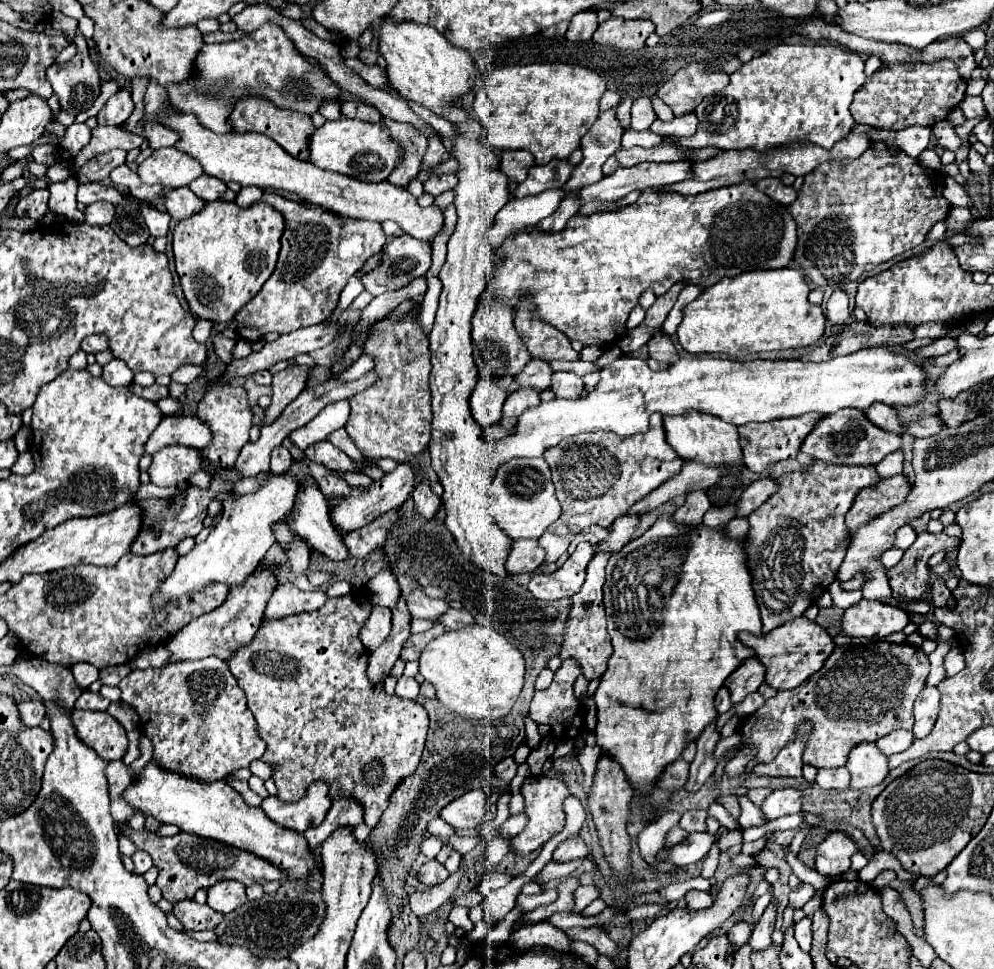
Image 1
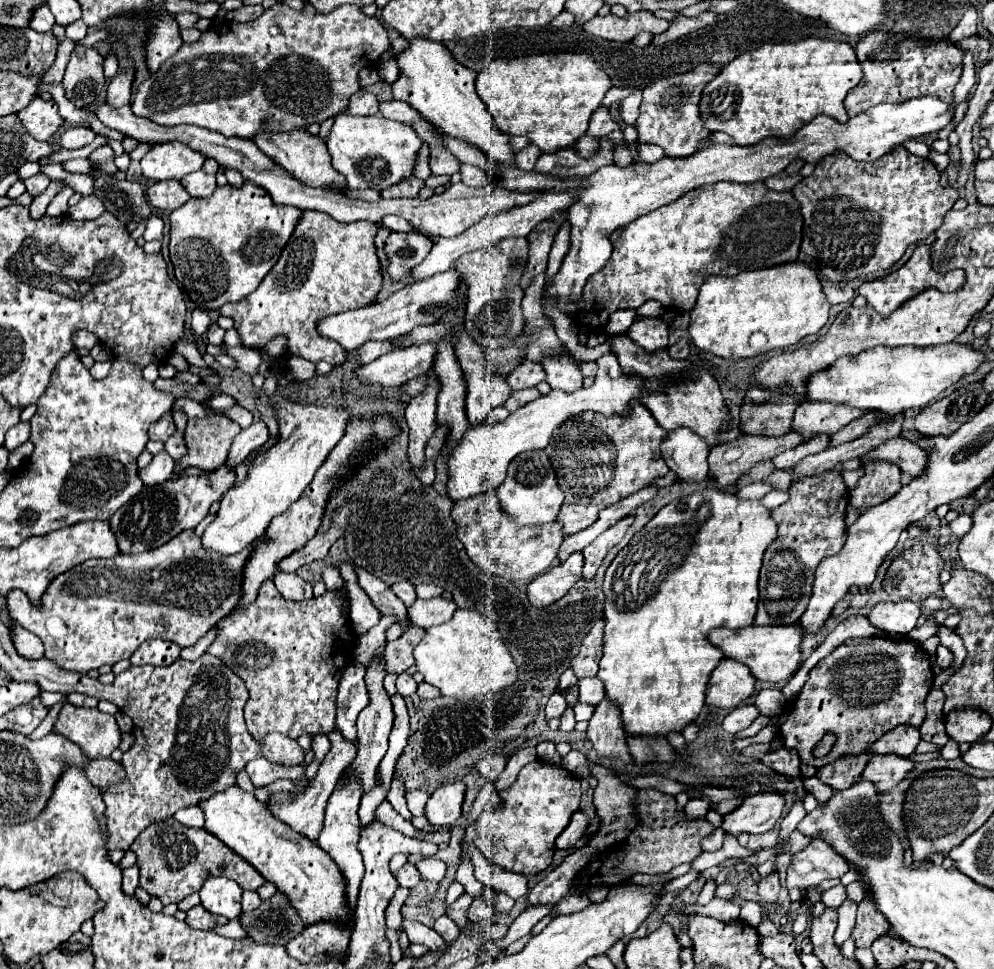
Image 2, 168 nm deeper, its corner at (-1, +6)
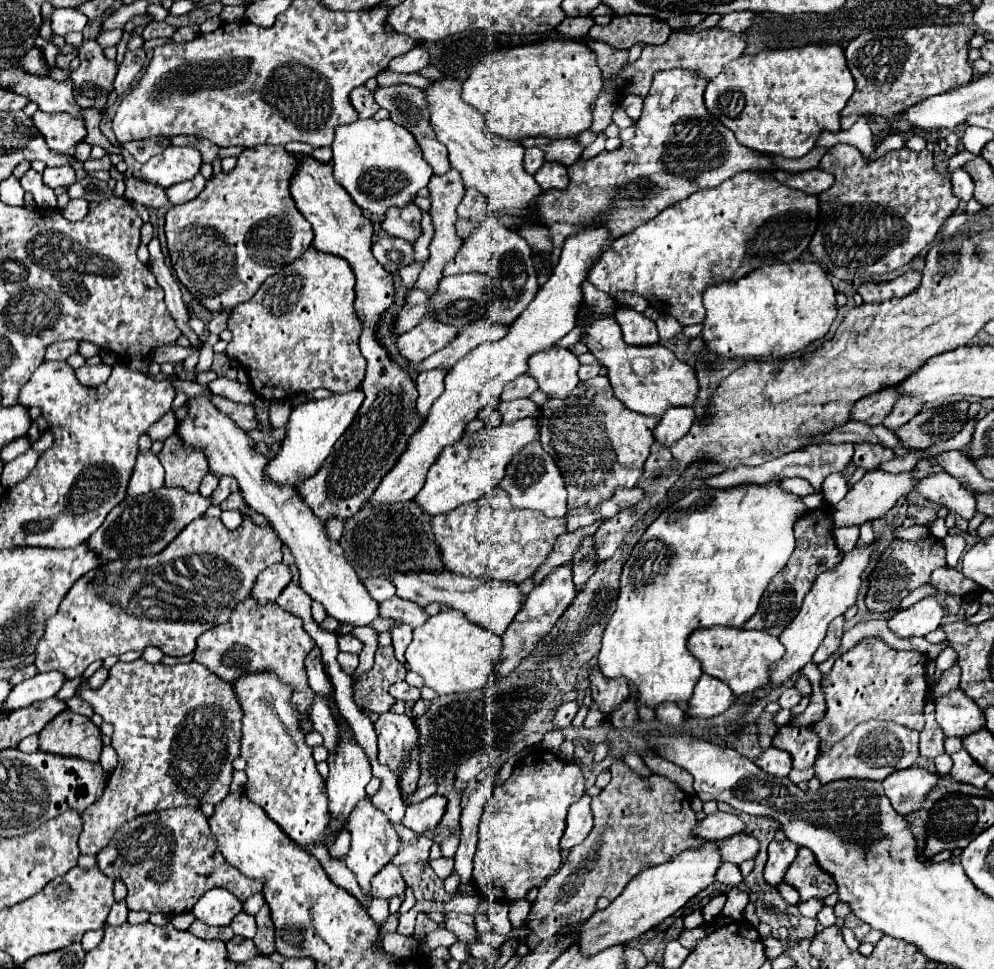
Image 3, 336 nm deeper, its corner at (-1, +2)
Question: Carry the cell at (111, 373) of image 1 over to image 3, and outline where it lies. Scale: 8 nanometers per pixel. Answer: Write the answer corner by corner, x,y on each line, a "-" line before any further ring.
100,364
100,366
82,366
76,370
76,378
88,386
88,388
94,388
102,382
106,382
110,376
110,366
106,364

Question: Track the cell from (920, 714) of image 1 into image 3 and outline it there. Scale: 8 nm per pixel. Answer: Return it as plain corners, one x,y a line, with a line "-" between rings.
928,702
924,708
926,726
920,732
920,754
926,758
936,758
938,754
944,754
944,732
934,720
936,706
934,702

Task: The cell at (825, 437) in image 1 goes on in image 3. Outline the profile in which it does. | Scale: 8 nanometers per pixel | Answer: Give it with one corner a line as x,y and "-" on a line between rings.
946,472
928,474
916,482
918,494
924,498
946,506
952,512
958,512
962,518
970,520
976,512
976,498
968,492
954,476

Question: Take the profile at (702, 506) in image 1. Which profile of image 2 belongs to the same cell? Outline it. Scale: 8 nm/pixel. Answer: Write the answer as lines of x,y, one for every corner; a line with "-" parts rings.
676,428
668,432
660,444
660,454
672,472
684,482
702,482
708,476
708,444
700,440
690,428

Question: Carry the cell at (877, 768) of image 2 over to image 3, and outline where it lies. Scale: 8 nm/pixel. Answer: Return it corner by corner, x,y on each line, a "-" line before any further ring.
908,768
904,772
894,772
882,780
884,794
890,798
892,808
898,814
910,814
922,806
924,796
938,782
936,774
930,774
924,768

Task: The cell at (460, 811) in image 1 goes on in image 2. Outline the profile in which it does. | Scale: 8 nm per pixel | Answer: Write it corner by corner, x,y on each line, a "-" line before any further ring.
462,782
444,784
438,788
424,806
424,816
430,824
456,824
464,802
466,786

